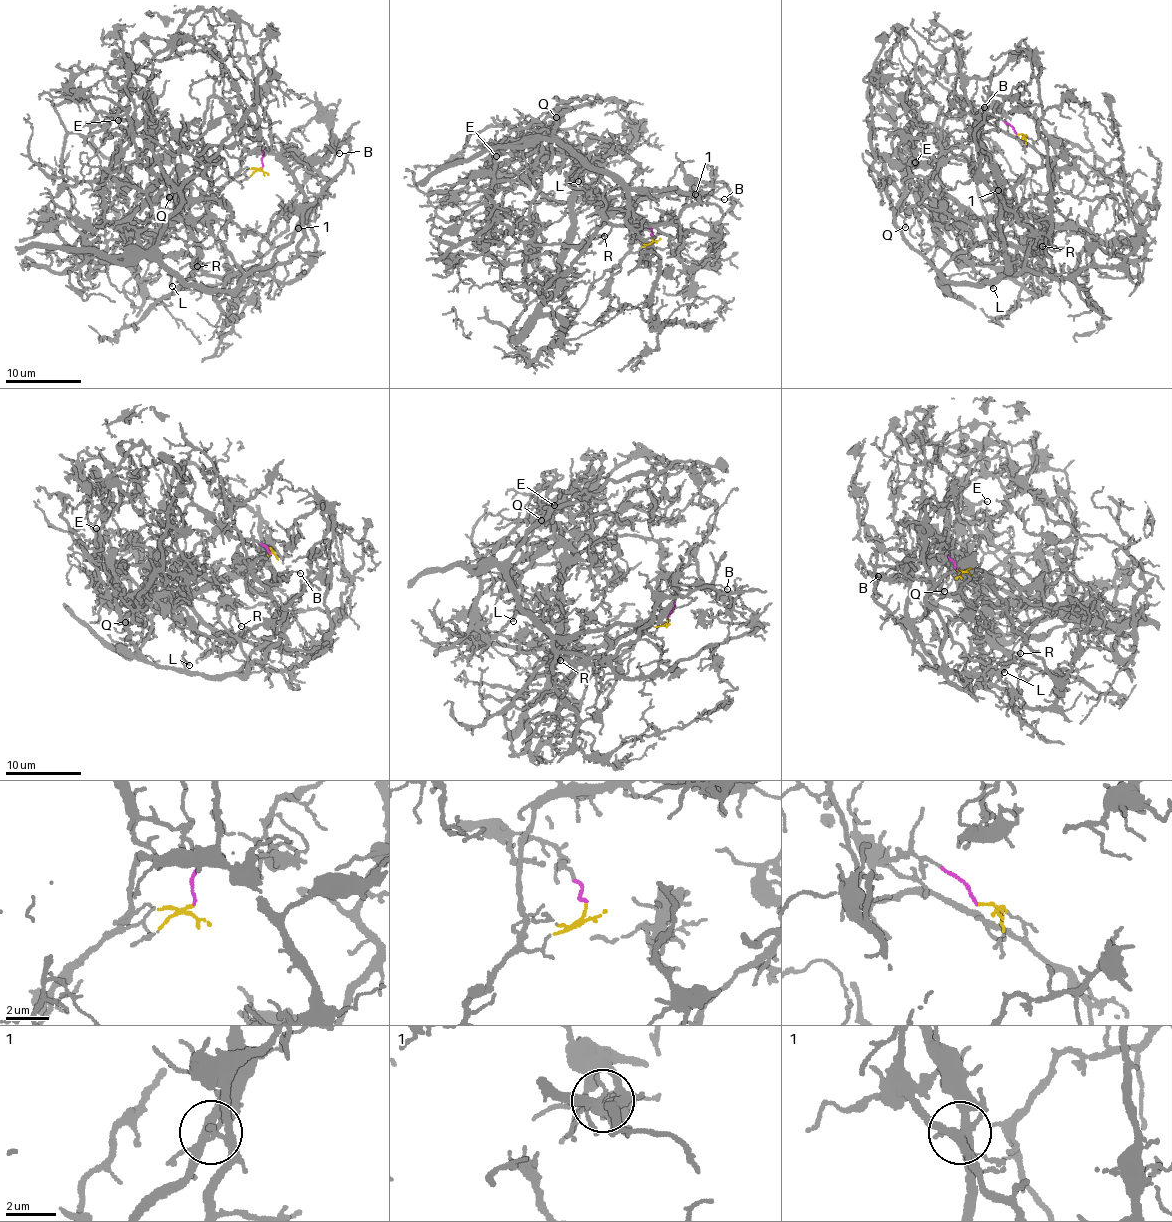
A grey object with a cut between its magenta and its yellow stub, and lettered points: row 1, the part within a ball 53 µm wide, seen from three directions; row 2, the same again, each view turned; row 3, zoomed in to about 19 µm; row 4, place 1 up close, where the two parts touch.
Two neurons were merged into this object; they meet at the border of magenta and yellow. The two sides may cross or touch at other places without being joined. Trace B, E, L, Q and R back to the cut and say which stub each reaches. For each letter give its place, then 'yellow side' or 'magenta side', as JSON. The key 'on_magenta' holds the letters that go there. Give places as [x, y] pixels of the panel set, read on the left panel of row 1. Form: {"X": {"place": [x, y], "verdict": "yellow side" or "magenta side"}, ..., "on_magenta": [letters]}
{"B": {"place": [339, 153], "verdict": "yellow side"}, "E": {"place": [118, 120], "verdict": "magenta side"}, "L": {"place": [172, 286], "verdict": "yellow side"}, "Q": {"place": [169, 197], "verdict": "yellow side"}, "R": {"place": [197, 266], "verdict": "magenta side"}, "on_magenta": ["E", "R"]}

